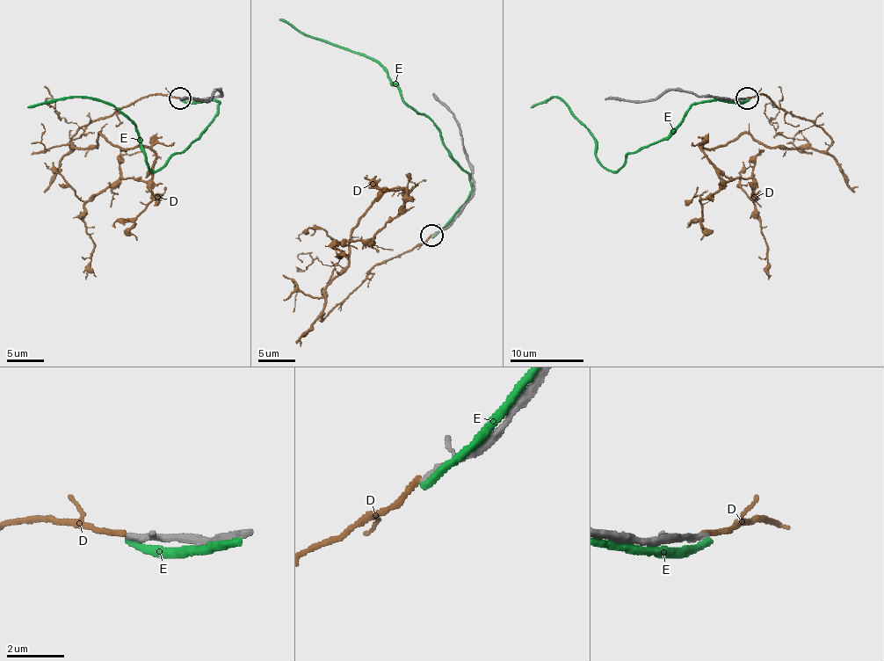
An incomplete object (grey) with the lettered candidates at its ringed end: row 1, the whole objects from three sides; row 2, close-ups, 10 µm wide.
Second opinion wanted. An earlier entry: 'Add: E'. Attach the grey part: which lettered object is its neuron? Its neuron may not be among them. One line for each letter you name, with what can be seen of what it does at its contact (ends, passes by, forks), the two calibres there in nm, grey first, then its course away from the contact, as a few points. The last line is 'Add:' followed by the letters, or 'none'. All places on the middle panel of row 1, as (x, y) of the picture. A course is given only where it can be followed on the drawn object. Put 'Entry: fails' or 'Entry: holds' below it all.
Add: none
Entry: fails

